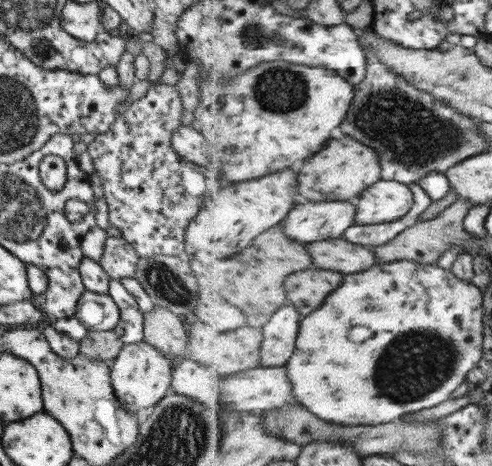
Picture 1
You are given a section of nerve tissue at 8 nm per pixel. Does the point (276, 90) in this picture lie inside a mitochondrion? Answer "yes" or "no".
yes

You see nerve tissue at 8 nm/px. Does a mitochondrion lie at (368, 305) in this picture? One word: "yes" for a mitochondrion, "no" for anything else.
yes

